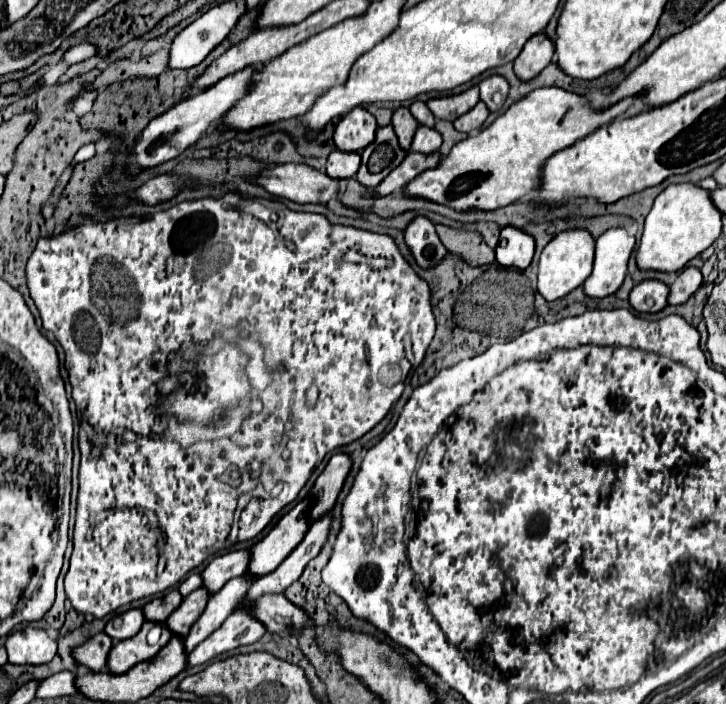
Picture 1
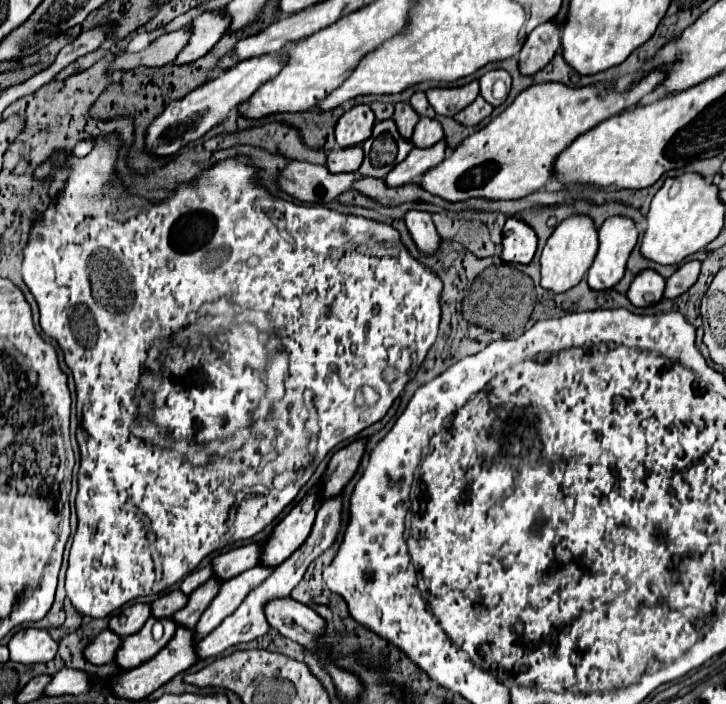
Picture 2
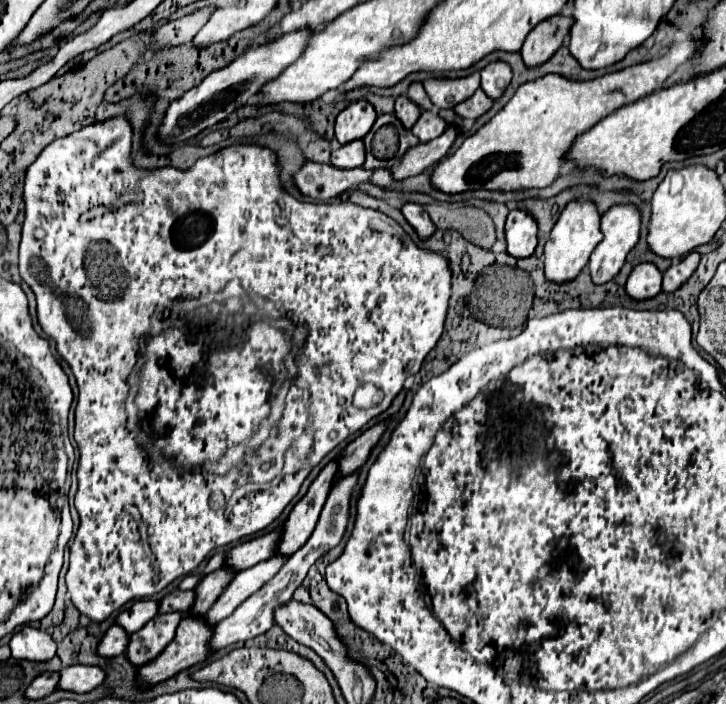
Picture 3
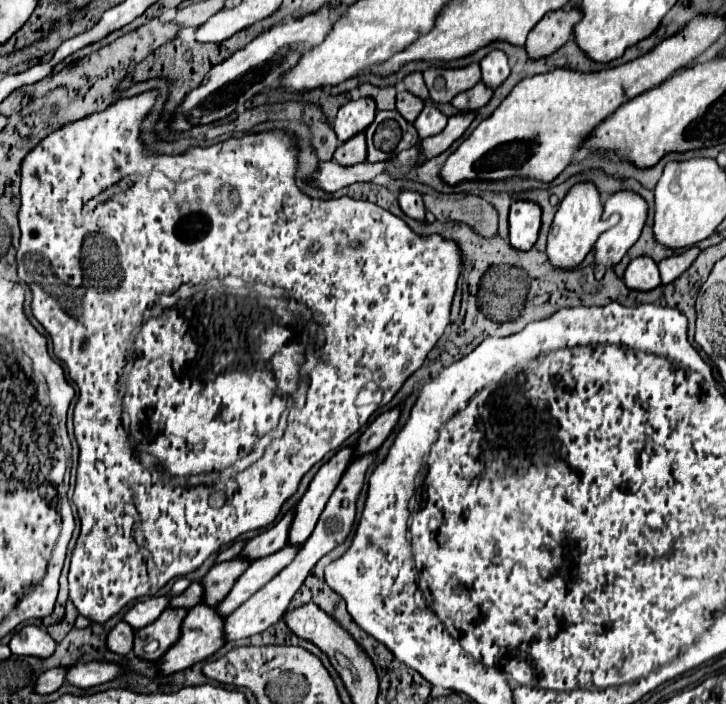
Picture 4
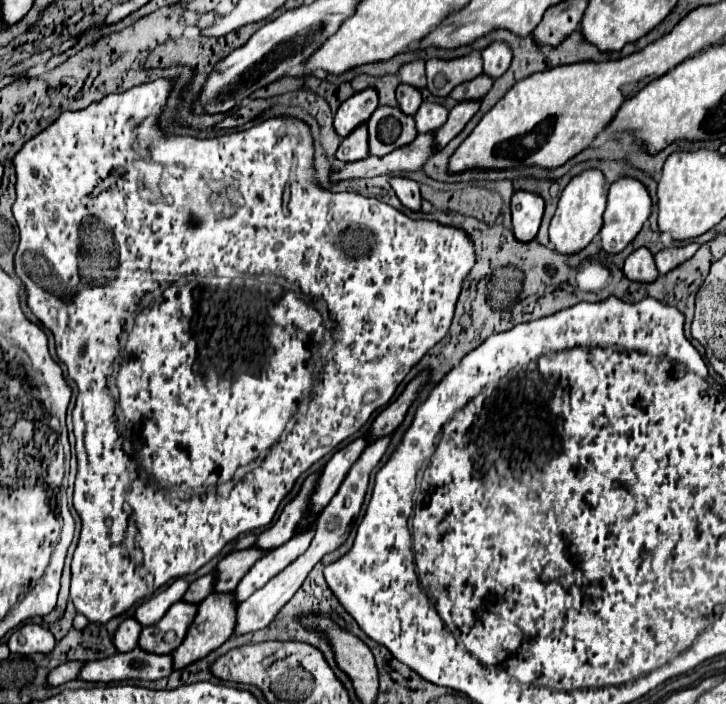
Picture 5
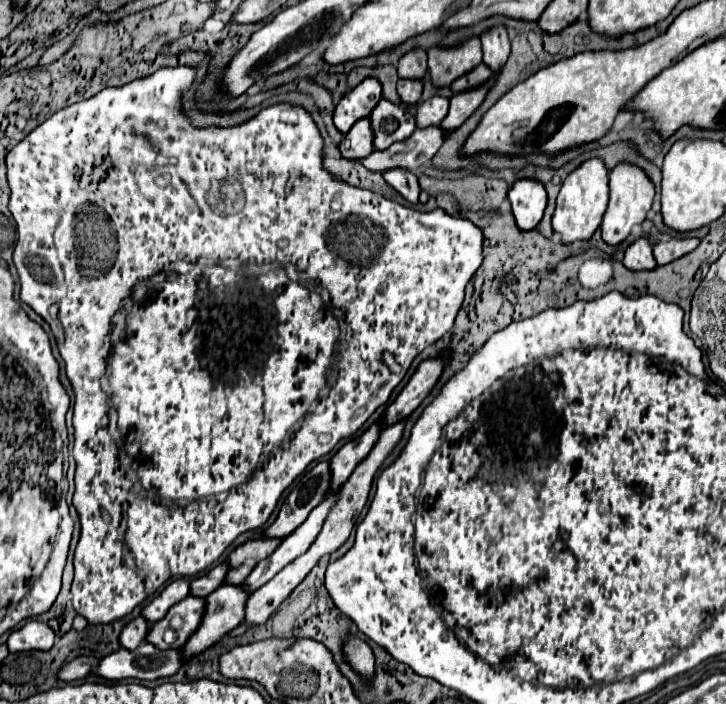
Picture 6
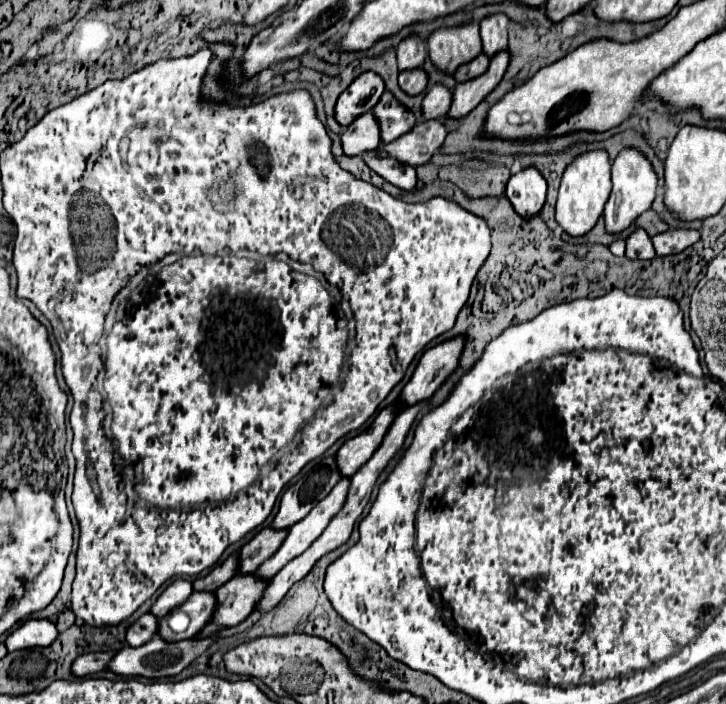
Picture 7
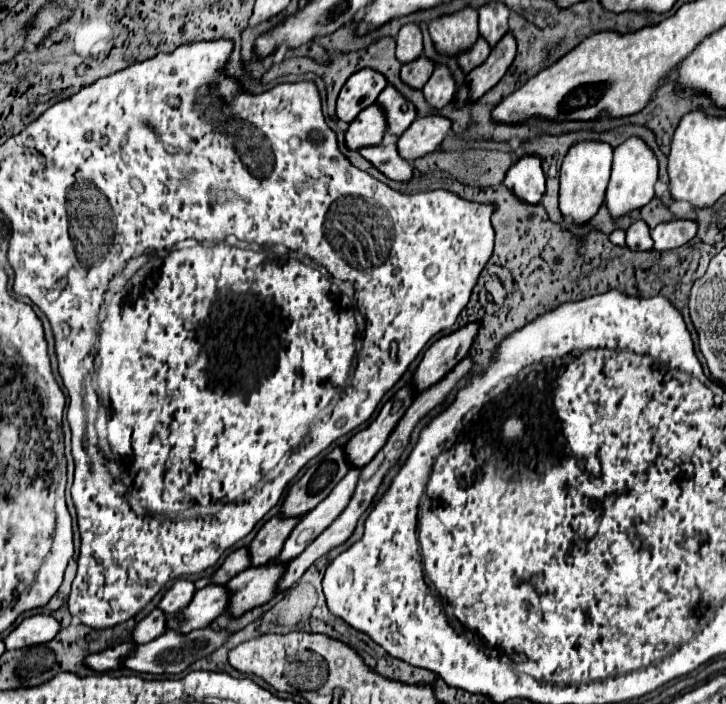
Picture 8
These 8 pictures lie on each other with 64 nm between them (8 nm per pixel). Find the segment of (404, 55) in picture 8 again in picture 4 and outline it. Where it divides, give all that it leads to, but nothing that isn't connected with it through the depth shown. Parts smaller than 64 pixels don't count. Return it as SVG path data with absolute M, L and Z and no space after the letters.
M410 72L406 78L404 78L404 86L408 92L414 92L418 98L426 100L428 98L428 88L424 84L424 78L422 78L422 72Z

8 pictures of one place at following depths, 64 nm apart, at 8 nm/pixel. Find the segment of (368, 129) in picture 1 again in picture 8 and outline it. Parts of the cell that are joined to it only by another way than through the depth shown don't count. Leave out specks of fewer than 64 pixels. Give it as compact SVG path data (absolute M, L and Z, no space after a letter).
M362 68L360 72L352 74L344 88L338 94L336 100L336 116L342 122L352 122L362 108L370 106L376 102L378 94L386 86L386 76L372 70L372 68Z

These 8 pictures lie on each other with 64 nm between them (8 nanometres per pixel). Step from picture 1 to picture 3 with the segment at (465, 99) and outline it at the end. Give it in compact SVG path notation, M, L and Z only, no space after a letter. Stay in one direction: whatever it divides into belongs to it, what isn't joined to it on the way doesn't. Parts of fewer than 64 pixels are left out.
M472 72L462 78L428 78L424 88L438 108L454 108L456 102L472 96L472 92L480 86L480 72Z

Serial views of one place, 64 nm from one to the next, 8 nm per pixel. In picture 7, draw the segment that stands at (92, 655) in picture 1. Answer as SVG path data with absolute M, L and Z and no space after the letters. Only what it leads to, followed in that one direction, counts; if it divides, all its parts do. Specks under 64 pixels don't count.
M148 612L128 628L126 640L130 646L142 646L148 640L152 640L156 634L158 634L158 616Z

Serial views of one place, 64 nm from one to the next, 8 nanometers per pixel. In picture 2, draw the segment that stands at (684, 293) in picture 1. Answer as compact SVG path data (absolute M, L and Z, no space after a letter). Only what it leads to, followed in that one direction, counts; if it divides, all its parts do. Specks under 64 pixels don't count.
M686 260L682 262L676 272L666 280L666 290L664 296L666 298L676 298L680 294L684 294L698 278L700 274L700 260Z

